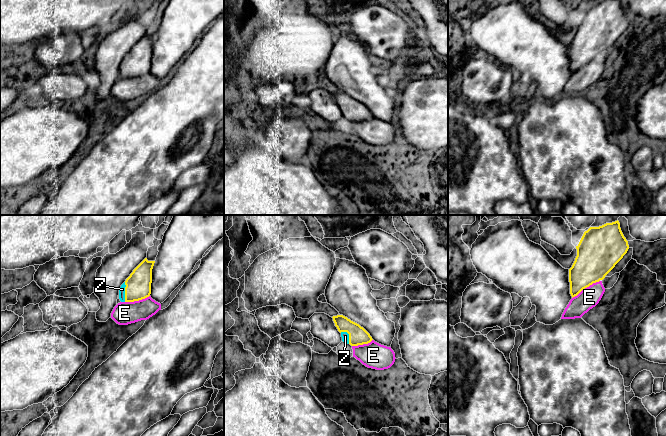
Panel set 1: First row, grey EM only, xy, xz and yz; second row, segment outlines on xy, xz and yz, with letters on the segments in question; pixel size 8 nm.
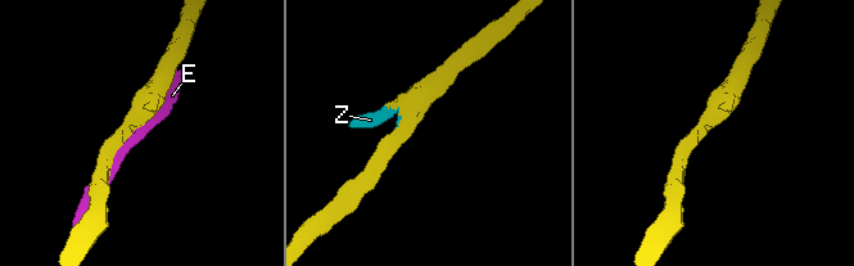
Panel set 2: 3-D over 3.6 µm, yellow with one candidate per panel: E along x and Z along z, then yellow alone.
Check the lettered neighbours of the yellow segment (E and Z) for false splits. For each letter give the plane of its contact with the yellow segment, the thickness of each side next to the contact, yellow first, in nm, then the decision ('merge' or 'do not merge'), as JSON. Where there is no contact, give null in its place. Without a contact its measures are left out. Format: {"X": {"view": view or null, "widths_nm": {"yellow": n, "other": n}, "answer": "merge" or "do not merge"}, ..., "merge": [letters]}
{"E": {"view": "yz", "widths_nm": {"yellow": 300, "other": 160}, "answer": "do not merge"}, "Z": {"view": "xy", "widths_nm": {"yellow": 200, "other": 50}, "answer": "merge"}, "merge": ["Z"]}

